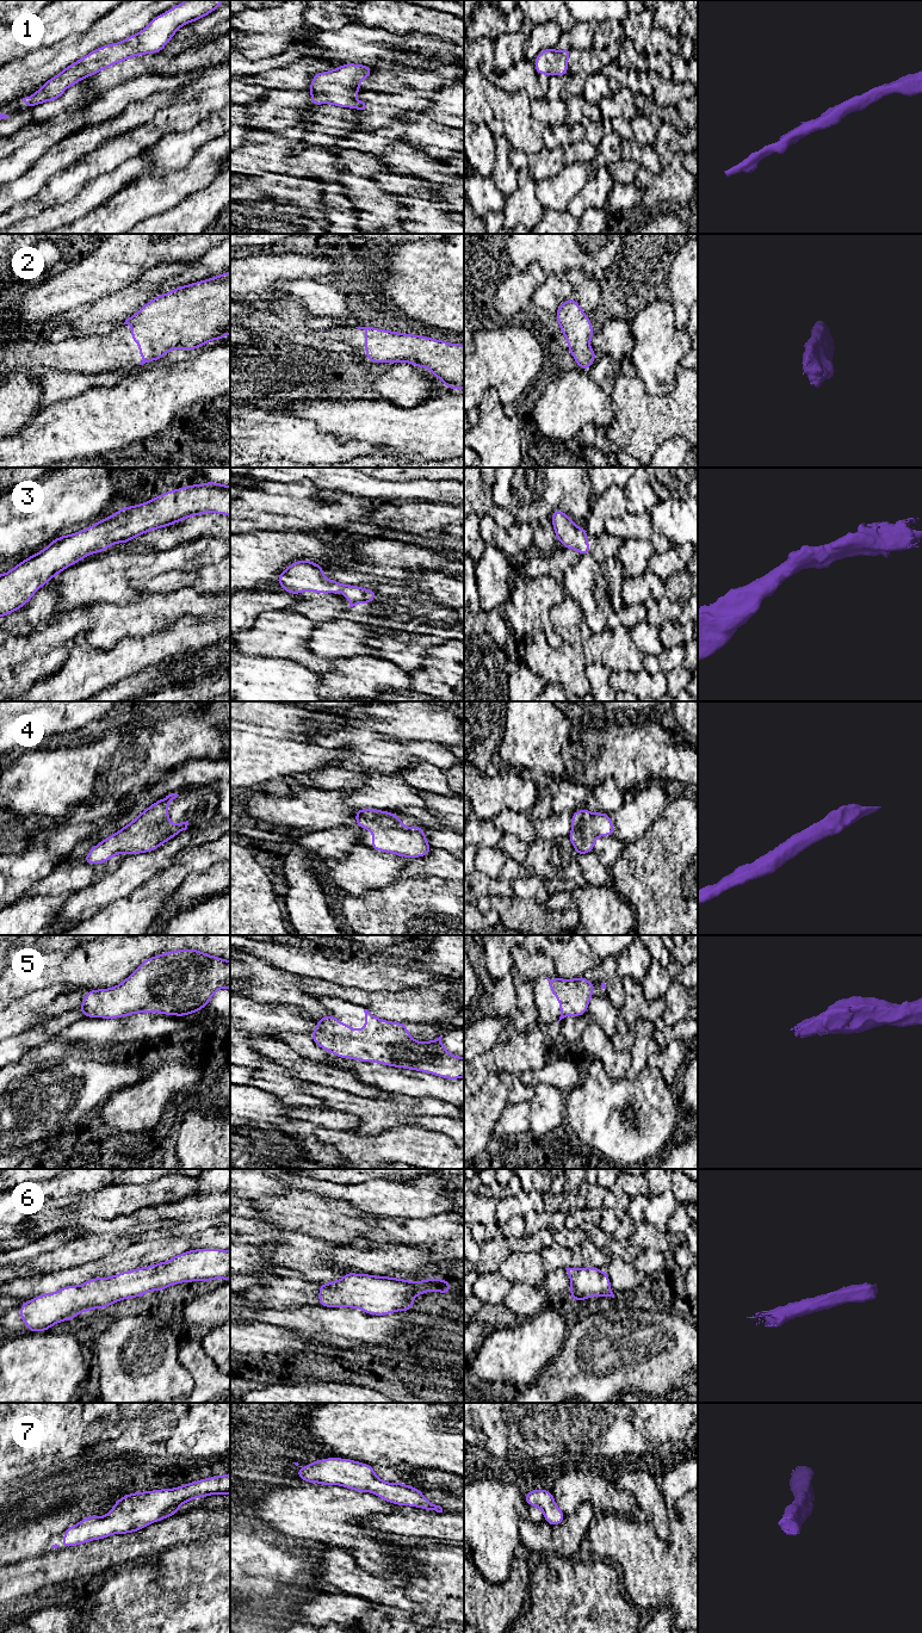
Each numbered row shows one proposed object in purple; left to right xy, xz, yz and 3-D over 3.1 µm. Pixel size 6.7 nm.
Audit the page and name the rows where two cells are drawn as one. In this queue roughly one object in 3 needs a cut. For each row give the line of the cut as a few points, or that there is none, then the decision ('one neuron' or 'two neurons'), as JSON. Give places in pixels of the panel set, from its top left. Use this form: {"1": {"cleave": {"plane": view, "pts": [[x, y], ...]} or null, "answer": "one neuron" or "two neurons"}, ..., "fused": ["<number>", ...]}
{"1": {"cleave": null, "answer": "one neuron"}, "2": {"cleave": null, "answer": "one neuron"}, "3": {"cleave": null, "answer": "one neuron"}, "4": {"cleave": null, "answer": "one neuron"}, "5": {"cleave": null, "answer": "one neuron"}, "6": {"cleave": null, "answer": "one neuron"}, "7": {"cleave": null, "answer": "one neuron"}, "fused": []}

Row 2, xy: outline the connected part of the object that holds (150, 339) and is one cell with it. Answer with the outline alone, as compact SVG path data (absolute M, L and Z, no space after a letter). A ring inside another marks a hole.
M230 271L161 293L123 324L131 326L131 339L141 345L138 354L143 360L140 365L160 360L172 350L193 351L212 340L221 340L230 334Z

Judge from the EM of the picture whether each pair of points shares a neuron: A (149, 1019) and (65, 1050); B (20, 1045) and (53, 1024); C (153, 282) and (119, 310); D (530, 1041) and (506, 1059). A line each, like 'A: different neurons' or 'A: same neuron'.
A: different neurons
B: same neuron
C: same neuron
D: same neuron

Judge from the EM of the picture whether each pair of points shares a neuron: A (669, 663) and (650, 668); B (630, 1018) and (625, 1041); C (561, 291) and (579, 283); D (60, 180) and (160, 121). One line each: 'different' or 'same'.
A: same
B: same
C: different
D: same

